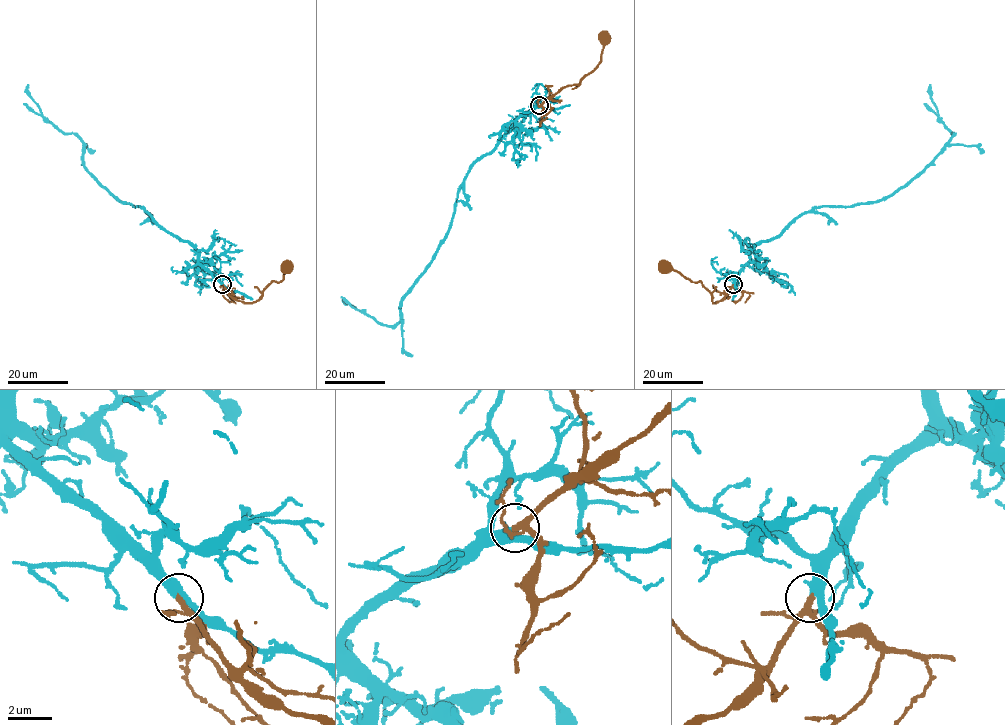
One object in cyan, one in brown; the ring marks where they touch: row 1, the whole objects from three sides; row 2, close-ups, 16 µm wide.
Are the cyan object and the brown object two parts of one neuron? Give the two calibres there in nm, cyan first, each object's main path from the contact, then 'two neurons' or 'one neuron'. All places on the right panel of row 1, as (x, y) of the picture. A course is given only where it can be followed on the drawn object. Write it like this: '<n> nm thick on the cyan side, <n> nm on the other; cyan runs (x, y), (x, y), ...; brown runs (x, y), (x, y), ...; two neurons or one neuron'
380 nm thick on the cyan side, 190 nm on the other; cyan runs (733, 284), (751, 250), (796, 218), (821, 206), (885, 199), (941, 152), (954, 133), (938, 116), (930, 84); brown runs (733, 284), (721, 300), (712, 302), (712, 296), (700, 281), (692, 282), (675, 270), (665, 268); one neuron

